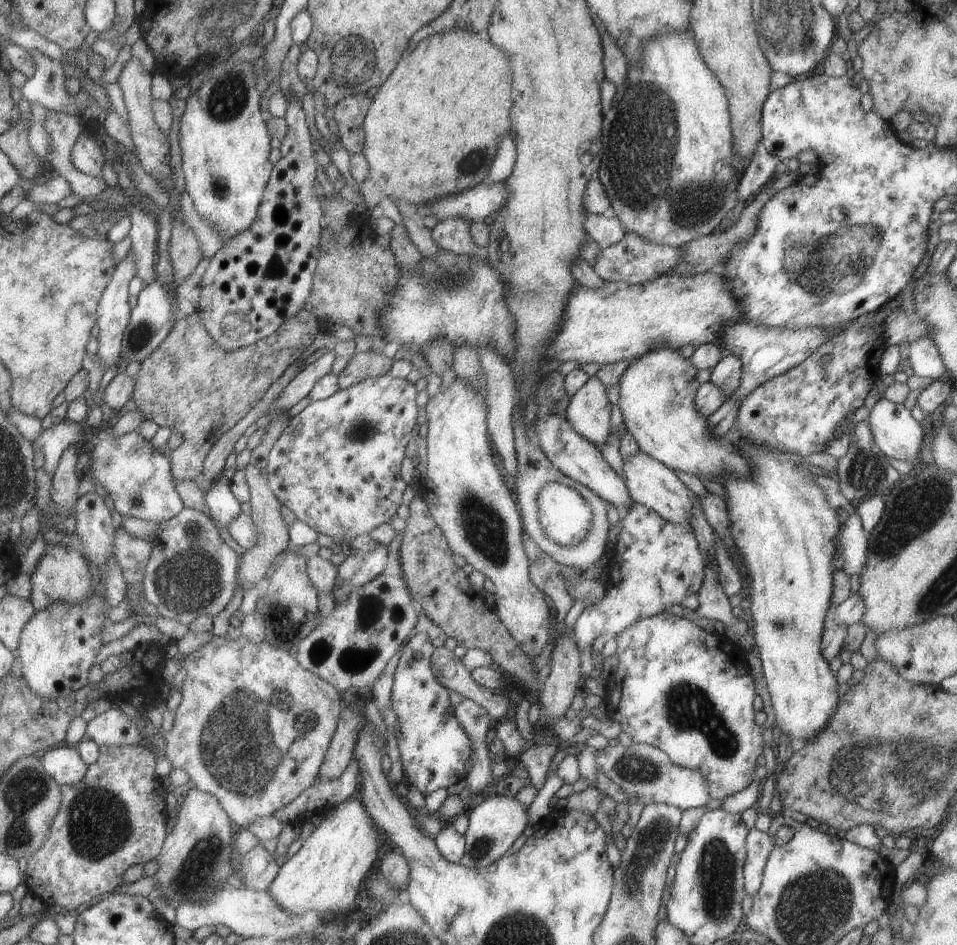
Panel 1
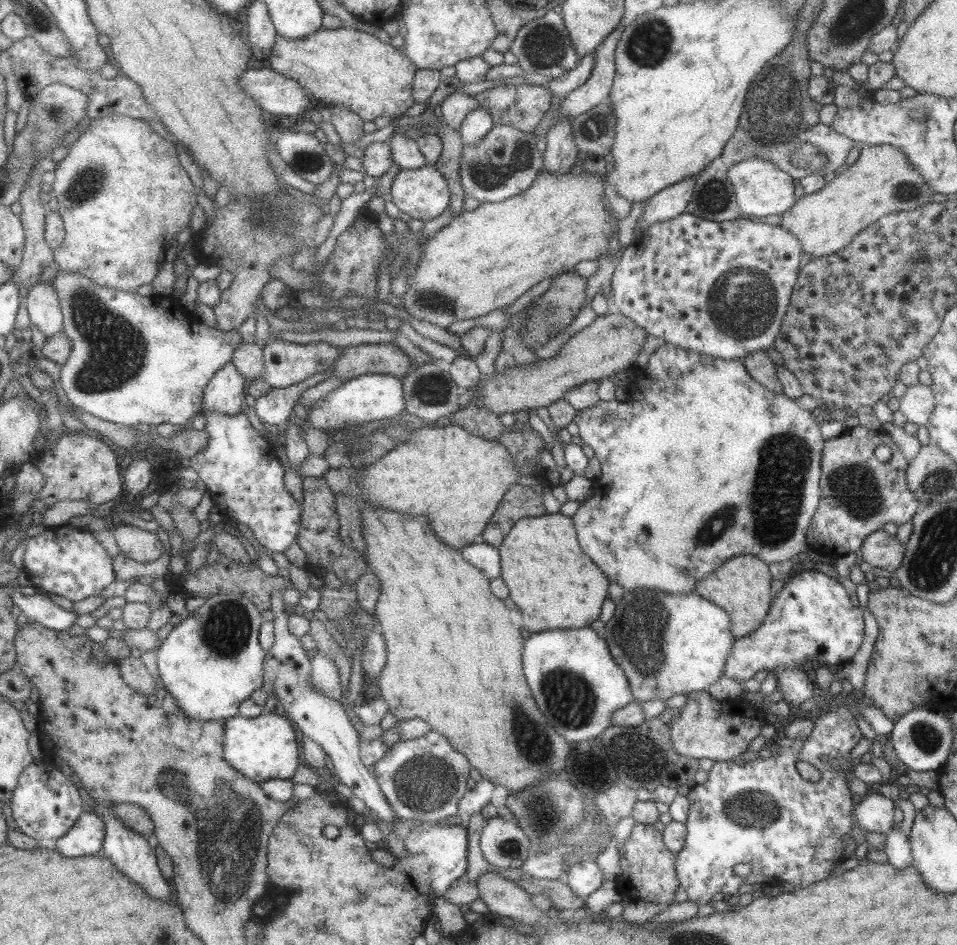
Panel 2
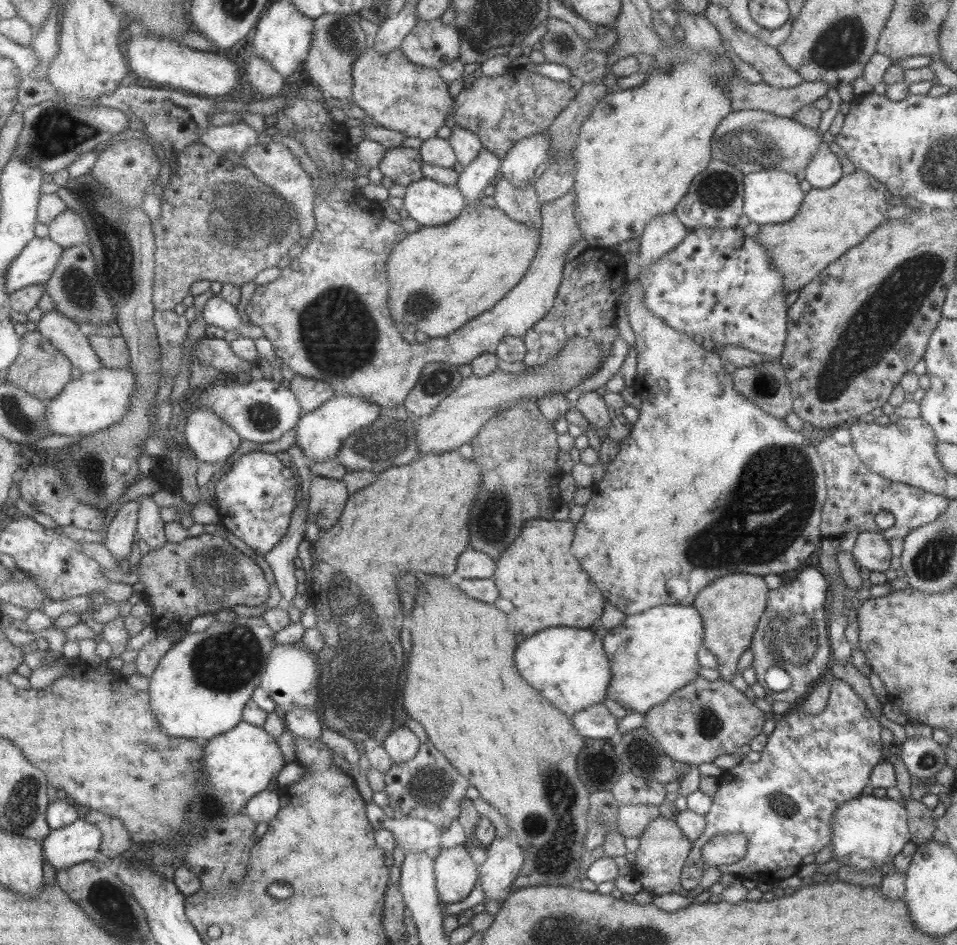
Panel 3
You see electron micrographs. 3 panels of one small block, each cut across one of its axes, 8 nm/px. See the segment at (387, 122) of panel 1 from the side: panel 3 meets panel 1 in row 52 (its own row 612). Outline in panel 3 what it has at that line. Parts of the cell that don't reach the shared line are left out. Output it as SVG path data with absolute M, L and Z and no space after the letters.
M425 576L425 580L421 584L417 584L417 594L413 600L411 610L405 613L413 622L413 628L409 630L411 634L411 650L409 650L409 658L405 664L405 684L403 684L403 706L406 713L414 721L417 721L425 730L427 738L433 743L433 746L443 754L443 756L453 765L453 768L463 775L470 786L475 787L480 797L495 807L501 816L504 816L506 823L513 832L511 835L517 841L520 848L523 848L524 860L519 875L510 884L510 890L521 887L530 887L537 885L553 885L553 886L574 886L576 887L584 875L579 874L579 858L585 851L585 833L588 830L589 822L586 820L588 796L590 792L585 790L585 786L577 779L575 774L575 757L577 752L583 746L583 738L575 730L570 717L561 714L557 708L553 708L540 692L529 686L525 680L521 680L521 676L515 672L513 666L513 652L515 652L515 644L517 640L513 638L513 632L507 630L507 616L503 612L497 612L497 608L483 604L479 600L473 600L467 596L453 582L449 582L449 578L443 576Z

